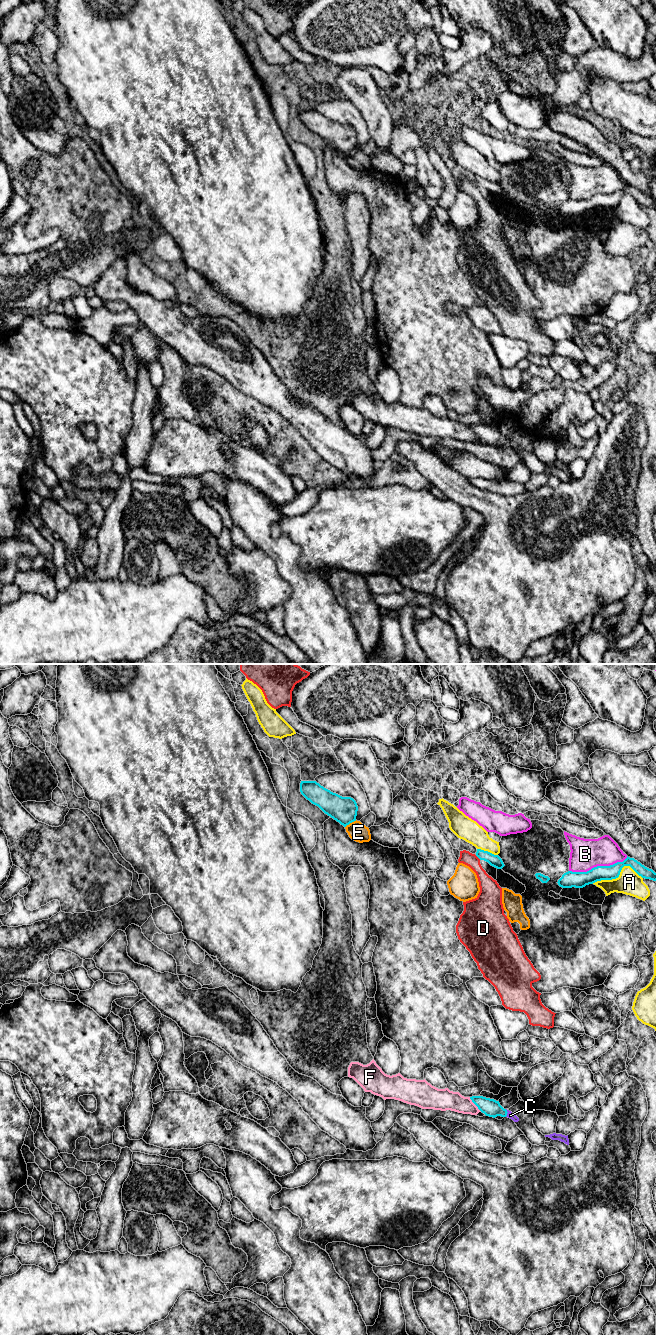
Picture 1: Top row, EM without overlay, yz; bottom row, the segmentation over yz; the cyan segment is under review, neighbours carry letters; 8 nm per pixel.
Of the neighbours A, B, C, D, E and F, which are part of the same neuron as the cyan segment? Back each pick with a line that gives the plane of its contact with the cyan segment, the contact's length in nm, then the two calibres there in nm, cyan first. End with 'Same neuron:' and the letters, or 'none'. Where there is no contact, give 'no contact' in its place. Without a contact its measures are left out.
C: meets cyan in yz; contact 60 nm long; 140 nm thick on the cyan side, 50 nm on the other
Same neuron: C

